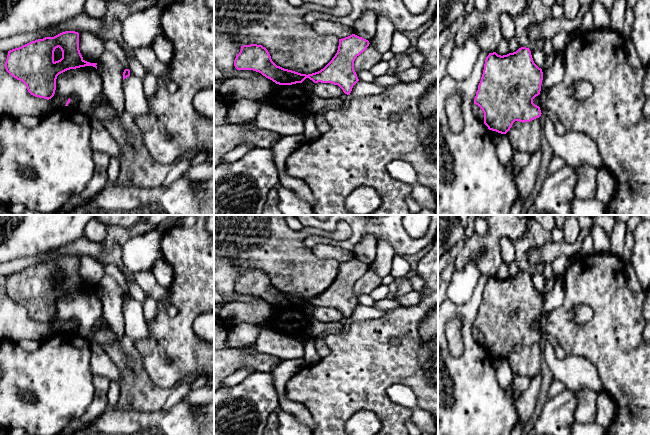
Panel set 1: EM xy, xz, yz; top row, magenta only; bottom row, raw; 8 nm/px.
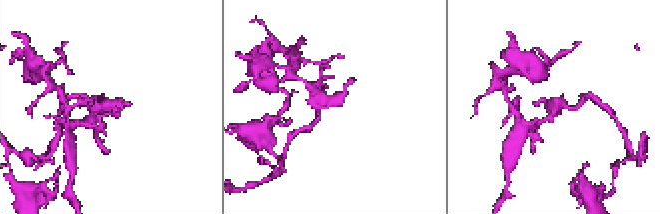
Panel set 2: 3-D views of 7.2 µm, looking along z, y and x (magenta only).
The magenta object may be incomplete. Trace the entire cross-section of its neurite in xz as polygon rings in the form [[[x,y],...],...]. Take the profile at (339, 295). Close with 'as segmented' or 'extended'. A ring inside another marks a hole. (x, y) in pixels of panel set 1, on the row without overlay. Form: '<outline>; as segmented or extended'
[[[355,258],[339,263],[338,274],[332,284],[320,295],[308,299],[277,290],[268,274],[257,268],[241,270],[234,284],[234,290],[237,294],[259,296],[279,309],[302,307],[309,302],[314,307],[338,309],[345,318],[350,319],[353,310],[359,305],[354,294],[354,285],[369,268],[368,264]]]; as segmented

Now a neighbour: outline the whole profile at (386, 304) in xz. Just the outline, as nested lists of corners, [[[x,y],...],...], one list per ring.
[[[382,299],[380,301],[375,301],[374,308],[382,310],[382,311],[389,311],[394,308],[401,307],[402,305],[397,302],[395,299]]]

